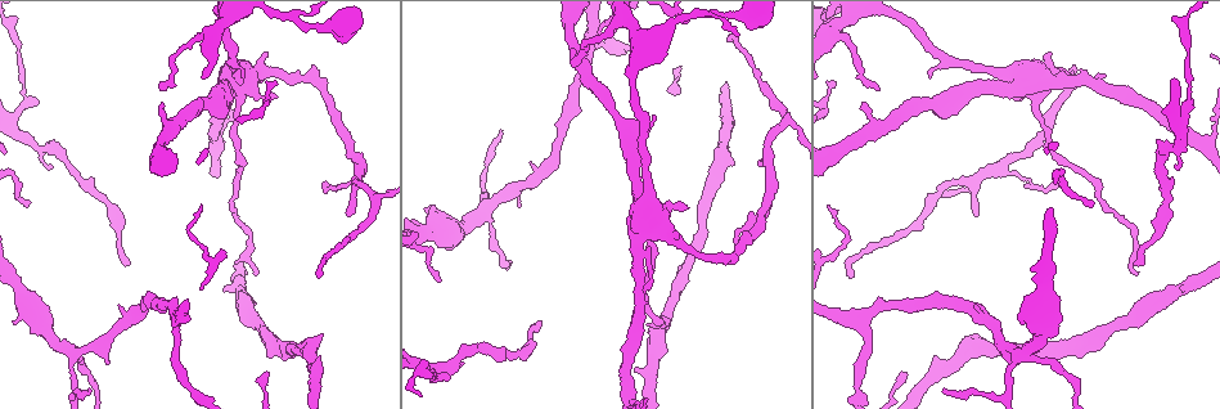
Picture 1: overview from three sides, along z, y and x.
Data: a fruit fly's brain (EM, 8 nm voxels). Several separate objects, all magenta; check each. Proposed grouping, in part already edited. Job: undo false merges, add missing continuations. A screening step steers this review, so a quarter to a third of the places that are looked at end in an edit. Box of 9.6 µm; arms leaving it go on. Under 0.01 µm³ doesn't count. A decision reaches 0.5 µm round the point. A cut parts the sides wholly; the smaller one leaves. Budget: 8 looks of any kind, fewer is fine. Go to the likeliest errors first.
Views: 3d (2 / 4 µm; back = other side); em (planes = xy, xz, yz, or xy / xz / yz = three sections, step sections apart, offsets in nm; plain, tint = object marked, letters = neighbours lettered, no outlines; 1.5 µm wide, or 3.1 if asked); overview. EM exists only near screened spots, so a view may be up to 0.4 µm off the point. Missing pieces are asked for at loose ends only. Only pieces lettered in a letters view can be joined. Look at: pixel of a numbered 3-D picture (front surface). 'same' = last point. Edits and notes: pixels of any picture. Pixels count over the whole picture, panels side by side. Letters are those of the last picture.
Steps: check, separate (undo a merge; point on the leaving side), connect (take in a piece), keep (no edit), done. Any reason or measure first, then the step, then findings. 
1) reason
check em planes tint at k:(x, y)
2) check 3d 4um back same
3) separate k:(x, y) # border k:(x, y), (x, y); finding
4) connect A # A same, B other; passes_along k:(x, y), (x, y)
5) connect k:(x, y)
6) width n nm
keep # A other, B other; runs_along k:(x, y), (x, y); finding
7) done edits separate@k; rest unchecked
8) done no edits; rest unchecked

thin end
check em xz step 4 tint at 1:(667, 325)

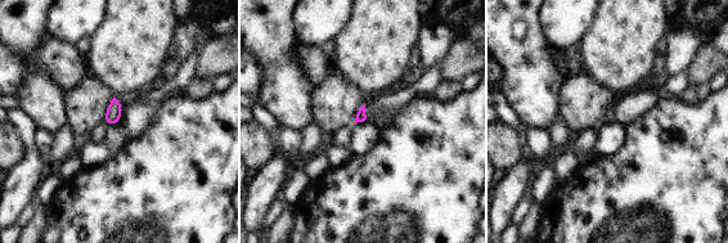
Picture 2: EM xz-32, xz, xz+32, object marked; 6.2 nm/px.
check em planes letters same

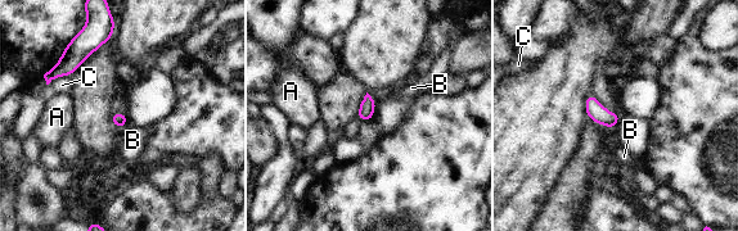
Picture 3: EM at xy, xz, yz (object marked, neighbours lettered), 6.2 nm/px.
keep # A other, B other, C other; no lettered piece goes on from it

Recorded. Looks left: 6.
an open end
check em planes tint at 1:(518, 204)

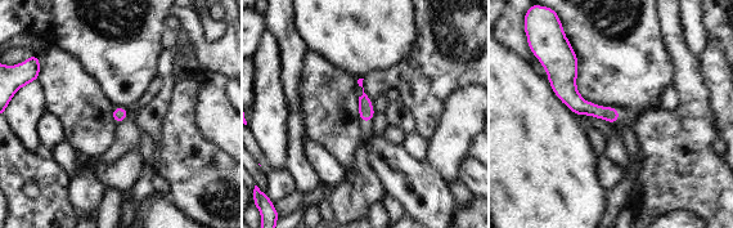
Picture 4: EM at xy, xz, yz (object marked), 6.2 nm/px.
see the neighbours
check em planes letters same

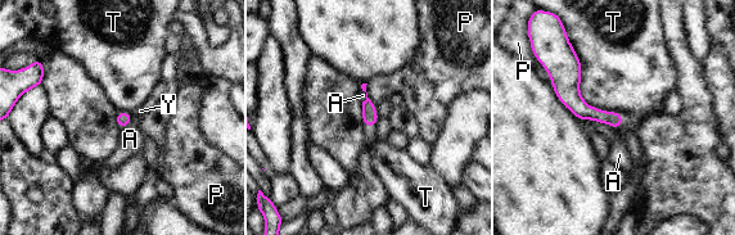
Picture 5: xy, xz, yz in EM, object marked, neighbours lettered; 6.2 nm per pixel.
keep # A other, P other, T other, Y other; border 5:(591, 120), (608, 123), (616, 130); none of them fits

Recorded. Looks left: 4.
tapers out
check 3d 4um back at 1:(945, 393)

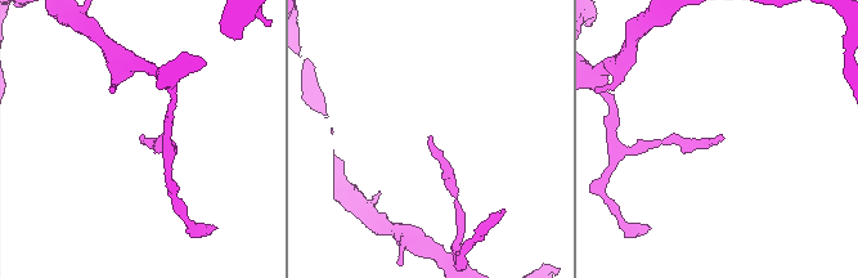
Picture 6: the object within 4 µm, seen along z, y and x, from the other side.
check em planes letters at 6:(722, 140)

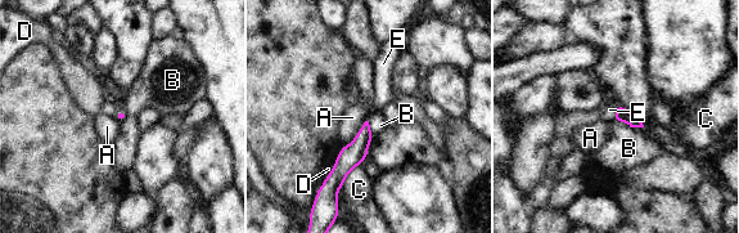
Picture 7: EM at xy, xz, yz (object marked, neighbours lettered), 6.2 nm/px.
longest_contact C 200 nm
connect E # A other, B other, C other, D other, E same; passes_along 7:(352, 155), (357, 131), (379, 98); the neuron continues

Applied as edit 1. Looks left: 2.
done edits connect@7; rest unchecked

